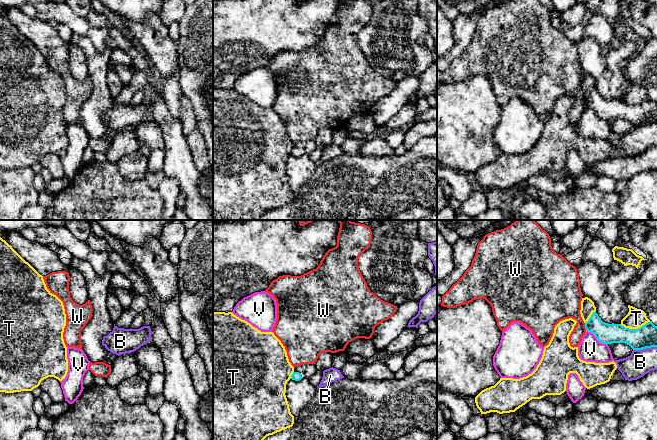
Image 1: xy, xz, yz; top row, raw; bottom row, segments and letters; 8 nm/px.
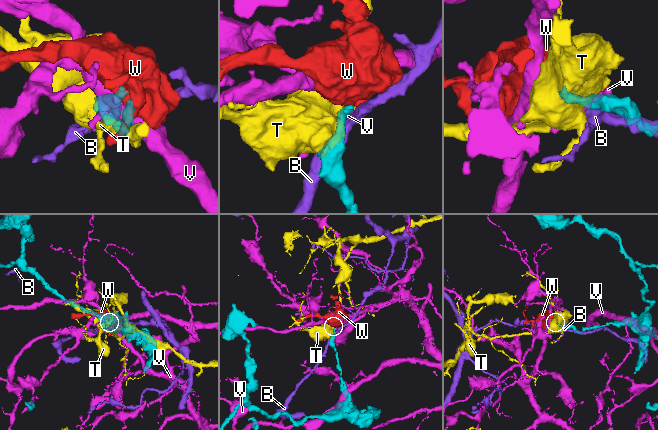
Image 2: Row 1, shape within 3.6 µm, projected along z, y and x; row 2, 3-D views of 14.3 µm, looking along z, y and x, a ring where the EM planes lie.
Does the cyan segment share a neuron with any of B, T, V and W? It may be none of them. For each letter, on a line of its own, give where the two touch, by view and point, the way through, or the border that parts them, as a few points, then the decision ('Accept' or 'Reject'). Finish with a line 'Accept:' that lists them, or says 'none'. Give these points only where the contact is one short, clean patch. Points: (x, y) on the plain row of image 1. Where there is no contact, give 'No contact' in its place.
B: Touches cyan at yz (644, 124). Reject
T: Touches cyan at yz (635, 105). Reject
V: Touches cyan at yz (597, 115). Reject
W: Touches cyan at yz (585, 103). Boundary: yz (584, 99), (586, 106). Reject
Accept: none

